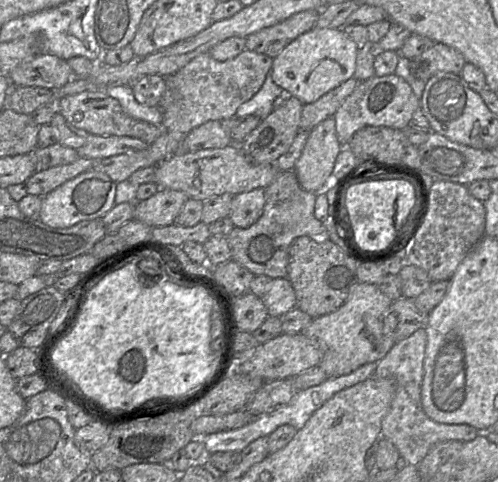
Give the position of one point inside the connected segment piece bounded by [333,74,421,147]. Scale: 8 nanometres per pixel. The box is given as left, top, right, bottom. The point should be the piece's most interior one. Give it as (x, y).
(381, 101)

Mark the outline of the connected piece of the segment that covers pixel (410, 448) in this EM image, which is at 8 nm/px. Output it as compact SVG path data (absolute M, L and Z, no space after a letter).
M425 327L417 329L409 337L398 341L378 361L373 376L391 378L396 384L395 396L388 413L382 420L382 436L389 439L398 449L403 465L418 466L429 450L437 443L447 440L471 441L481 431L469 424L447 424L432 420L424 411L421 388L424 376L424 358L427 344Z

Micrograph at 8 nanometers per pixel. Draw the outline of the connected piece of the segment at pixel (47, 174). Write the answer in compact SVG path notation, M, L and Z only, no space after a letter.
M80 157L73 163L35 172L25 183L27 193L44 197L76 176L93 169L102 159Z

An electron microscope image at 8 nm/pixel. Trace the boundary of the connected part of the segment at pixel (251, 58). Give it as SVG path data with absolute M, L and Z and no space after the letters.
M245 49L234 59L220 62L209 54L202 54L190 61L175 73L180 98L162 112L162 128L165 132L188 134L191 130L209 122L233 119L238 108L249 101L263 86L267 74L271 71L273 58Z

